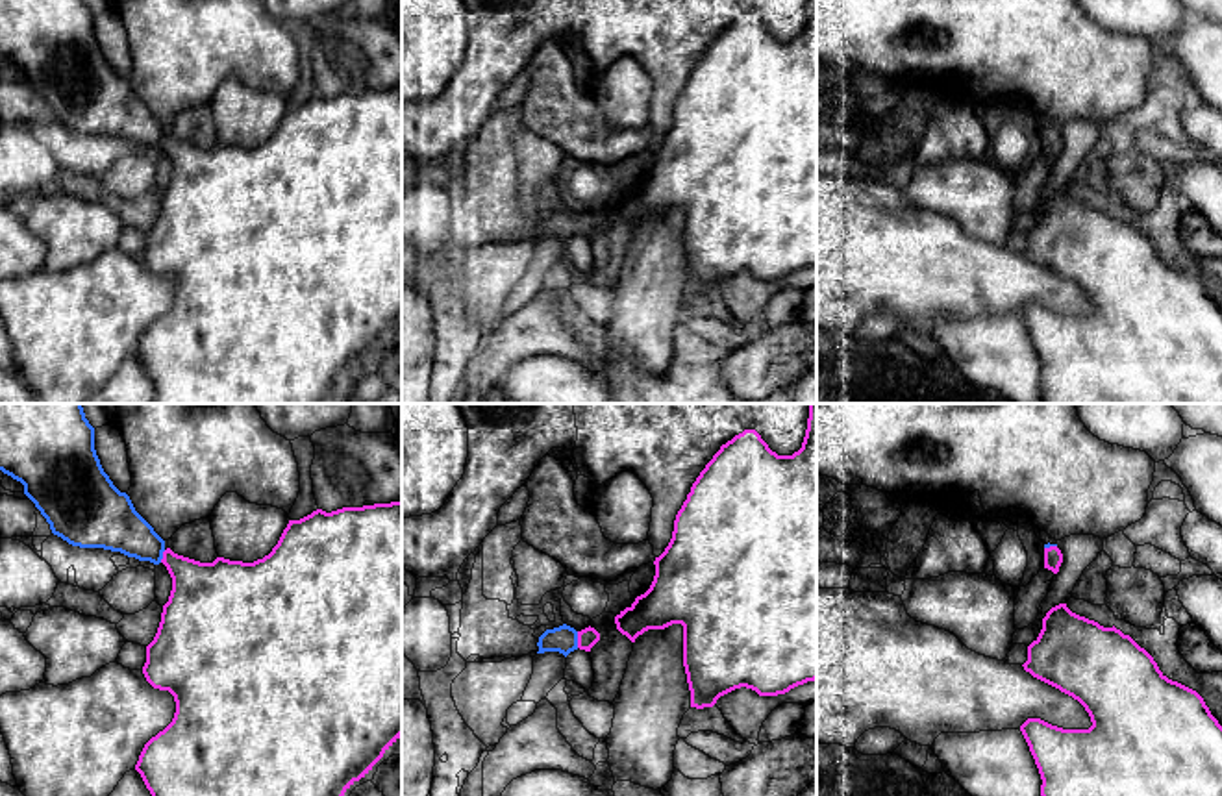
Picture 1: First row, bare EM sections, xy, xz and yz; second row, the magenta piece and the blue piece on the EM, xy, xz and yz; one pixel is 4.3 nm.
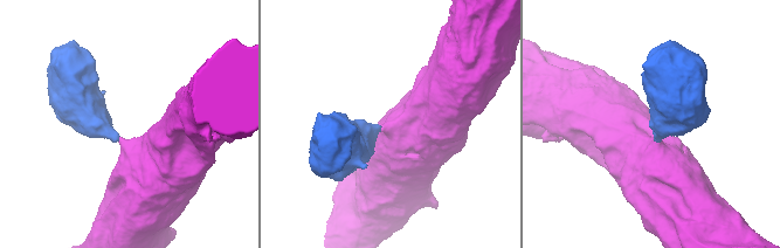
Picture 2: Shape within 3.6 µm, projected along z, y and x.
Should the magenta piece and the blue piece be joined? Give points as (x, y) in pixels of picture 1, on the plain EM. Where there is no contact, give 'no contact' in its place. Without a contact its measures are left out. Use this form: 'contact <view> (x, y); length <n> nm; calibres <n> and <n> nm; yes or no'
contact xz (578, 224); length 70 nm; calibres 90 and 120 nm; yes

